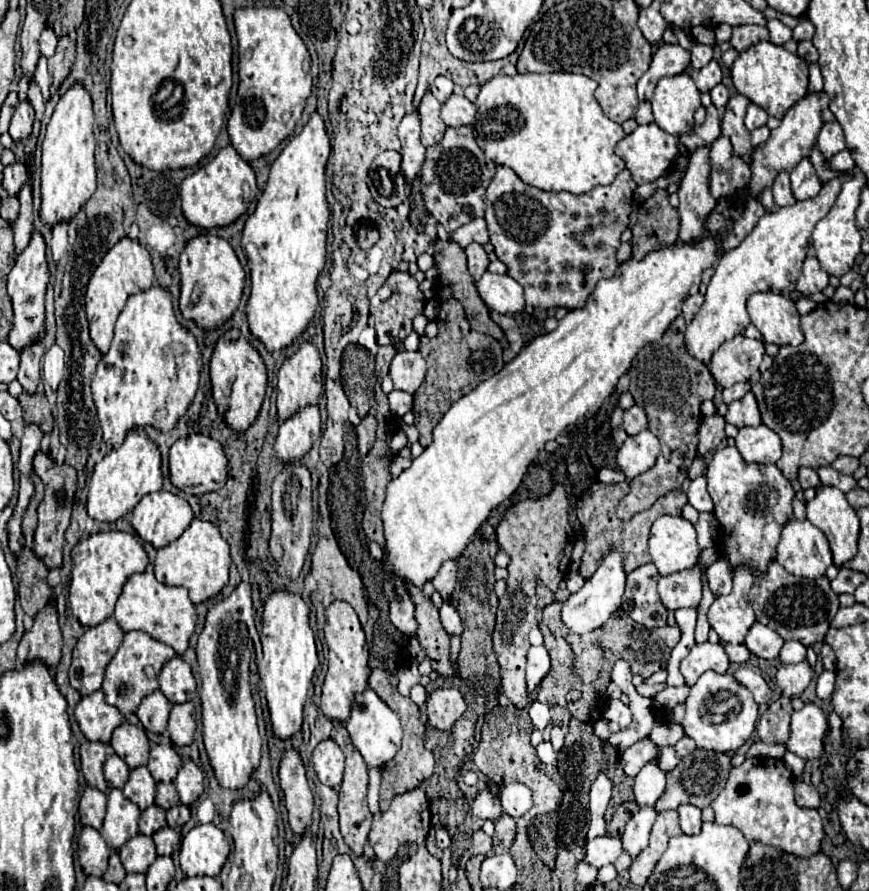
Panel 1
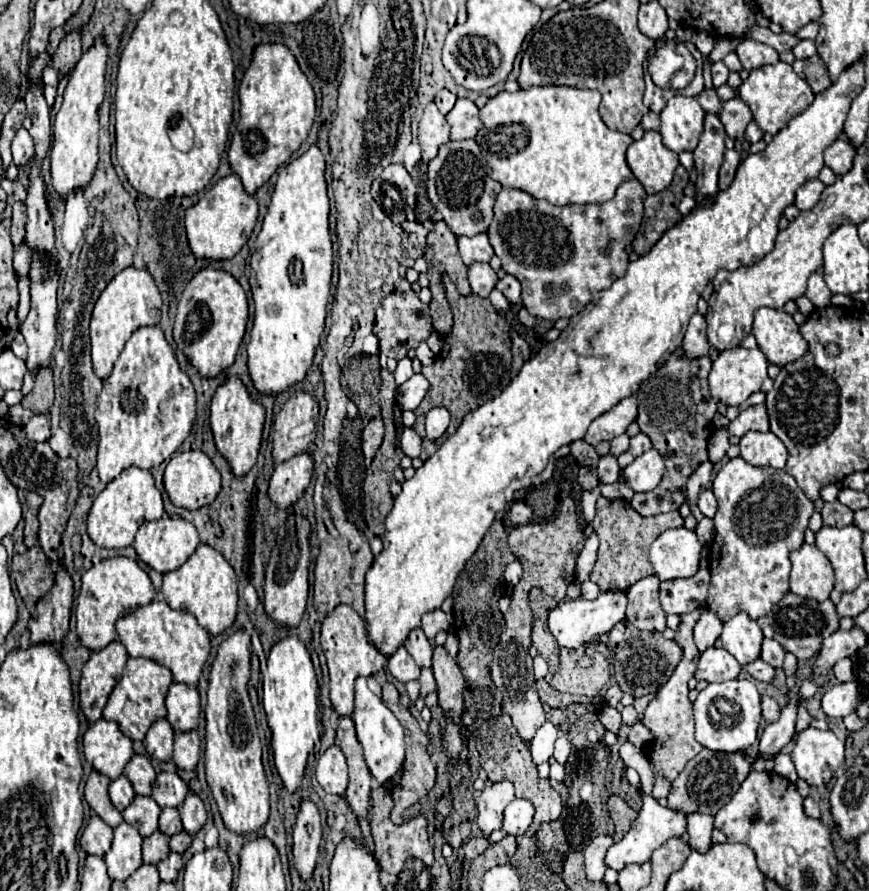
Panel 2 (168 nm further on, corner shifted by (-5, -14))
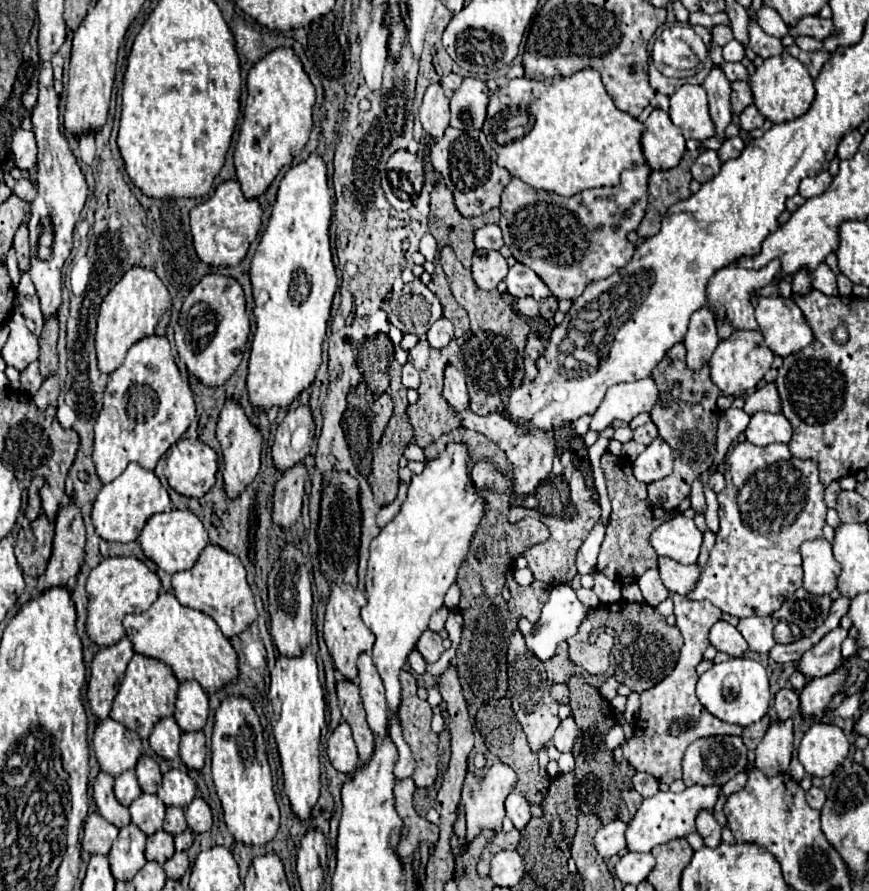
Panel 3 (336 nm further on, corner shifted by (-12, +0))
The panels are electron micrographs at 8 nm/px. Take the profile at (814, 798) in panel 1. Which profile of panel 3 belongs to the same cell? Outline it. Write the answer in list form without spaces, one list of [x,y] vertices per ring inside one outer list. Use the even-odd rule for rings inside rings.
[[[810,788],[808,792],[806,792],[806,802],[814,808],[814,810],[822,810],[822,806],[824,806],[824,802],[826,802],[826,796],[824,796],[824,792],[820,790],[820,788]]]

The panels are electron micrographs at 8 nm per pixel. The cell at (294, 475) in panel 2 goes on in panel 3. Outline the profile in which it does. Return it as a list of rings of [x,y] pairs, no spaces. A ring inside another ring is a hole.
[[[296,464],[294,468],[286,470],[280,482],[274,488],[274,508],[272,508],[272,522],[280,528],[292,528],[302,512],[302,498],[304,498],[304,484],[306,484],[306,466]]]

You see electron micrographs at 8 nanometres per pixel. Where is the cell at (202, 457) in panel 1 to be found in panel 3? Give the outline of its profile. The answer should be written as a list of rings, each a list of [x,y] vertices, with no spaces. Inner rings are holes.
[[[180,440],[170,448],[166,478],[172,490],[188,498],[202,498],[216,482],[218,456],[200,440]]]

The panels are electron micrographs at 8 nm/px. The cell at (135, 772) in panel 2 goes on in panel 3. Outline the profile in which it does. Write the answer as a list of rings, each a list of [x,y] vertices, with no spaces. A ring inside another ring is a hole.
[[[142,756],[134,770],[136,770],[136,778],[138,778],[142,792],[156,794],[156,790],[160,788],[160,782],[162,782],[162,772],[160,772],[158,762],[150,756]]]

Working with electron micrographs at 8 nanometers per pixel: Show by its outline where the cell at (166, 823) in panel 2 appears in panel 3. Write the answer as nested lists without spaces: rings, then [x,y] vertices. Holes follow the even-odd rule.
[[[166,808],[166,820],[164,820],[164,830],[172,836],[184,832],[188,826],[186,826],[186,820],[184,820],[184,810],[182,808]]]

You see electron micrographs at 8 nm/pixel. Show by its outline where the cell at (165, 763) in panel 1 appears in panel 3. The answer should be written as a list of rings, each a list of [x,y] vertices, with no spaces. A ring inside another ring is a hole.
[[[172,768],[164,774],[158,798],[164,806],[188,806],[196,796],[196,784],[184,768]]]

